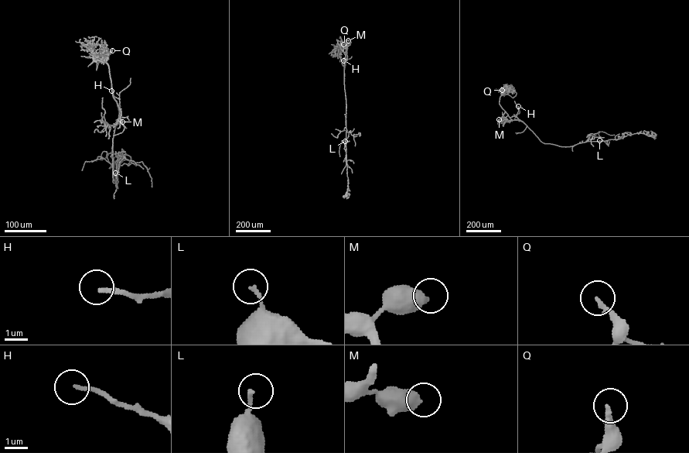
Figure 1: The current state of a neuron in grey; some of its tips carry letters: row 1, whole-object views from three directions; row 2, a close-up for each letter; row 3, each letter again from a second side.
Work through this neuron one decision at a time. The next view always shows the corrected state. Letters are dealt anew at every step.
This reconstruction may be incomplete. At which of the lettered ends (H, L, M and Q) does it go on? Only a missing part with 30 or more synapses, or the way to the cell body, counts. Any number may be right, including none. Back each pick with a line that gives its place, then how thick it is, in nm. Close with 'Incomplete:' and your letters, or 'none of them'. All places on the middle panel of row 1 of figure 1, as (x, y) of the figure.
Incomplete: none of them

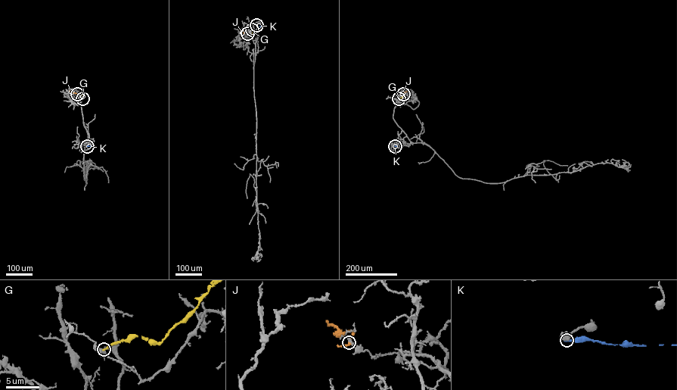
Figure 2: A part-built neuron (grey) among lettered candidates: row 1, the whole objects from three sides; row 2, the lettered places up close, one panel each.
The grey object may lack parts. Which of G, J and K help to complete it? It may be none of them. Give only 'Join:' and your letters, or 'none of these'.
Join: none of these

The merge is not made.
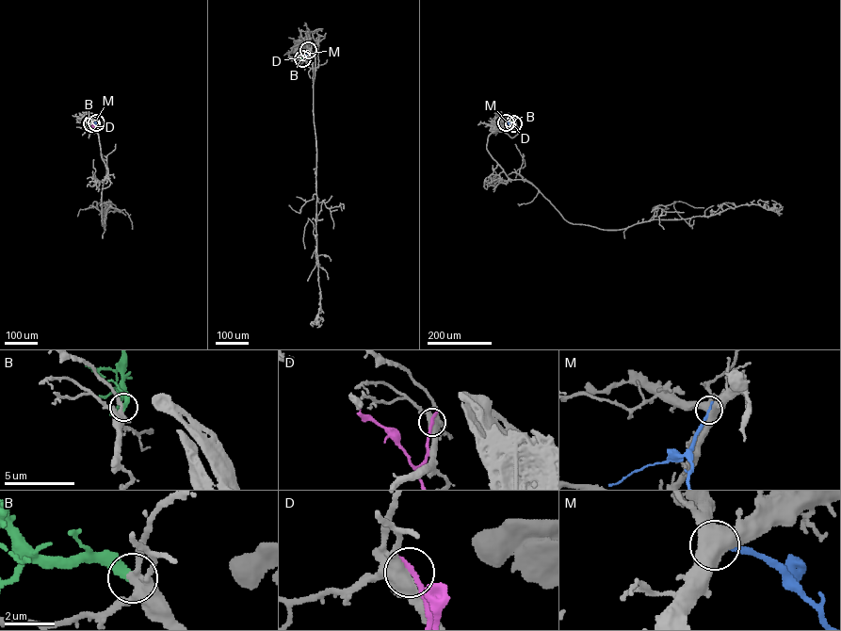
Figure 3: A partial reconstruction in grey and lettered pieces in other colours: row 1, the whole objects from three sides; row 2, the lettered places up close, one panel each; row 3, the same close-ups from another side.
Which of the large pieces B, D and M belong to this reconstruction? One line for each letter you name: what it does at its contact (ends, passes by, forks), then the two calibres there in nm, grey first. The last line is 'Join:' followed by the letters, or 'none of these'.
B: it ends there; 320 nm thick on the grey side, 400 nm on the other
Join: B

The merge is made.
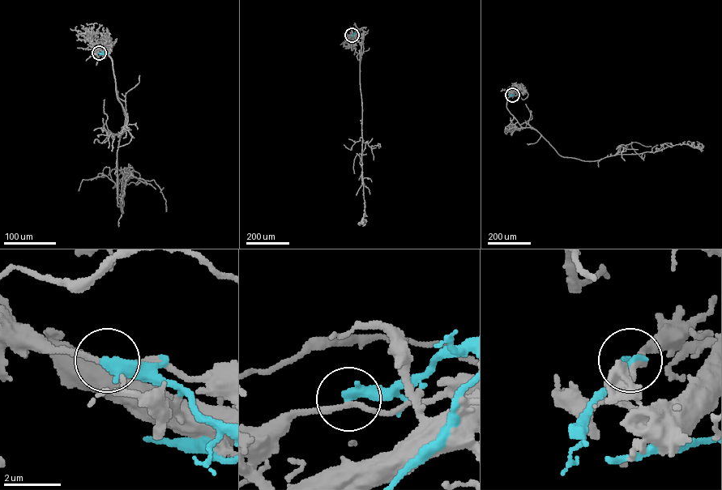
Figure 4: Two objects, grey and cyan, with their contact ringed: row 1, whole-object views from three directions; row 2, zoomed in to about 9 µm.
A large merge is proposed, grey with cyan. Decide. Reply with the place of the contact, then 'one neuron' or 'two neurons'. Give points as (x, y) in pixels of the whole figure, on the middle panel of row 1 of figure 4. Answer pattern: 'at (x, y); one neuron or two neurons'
at (352, 35); two neurons

